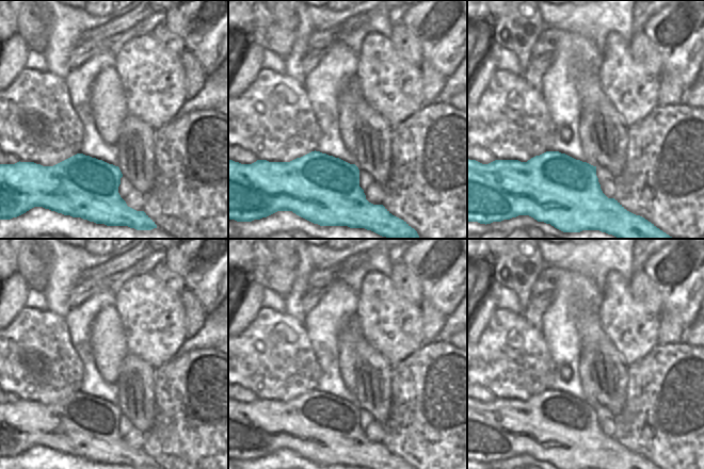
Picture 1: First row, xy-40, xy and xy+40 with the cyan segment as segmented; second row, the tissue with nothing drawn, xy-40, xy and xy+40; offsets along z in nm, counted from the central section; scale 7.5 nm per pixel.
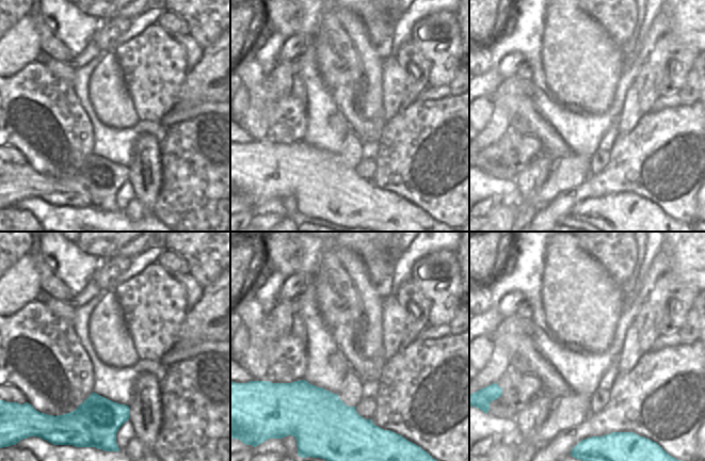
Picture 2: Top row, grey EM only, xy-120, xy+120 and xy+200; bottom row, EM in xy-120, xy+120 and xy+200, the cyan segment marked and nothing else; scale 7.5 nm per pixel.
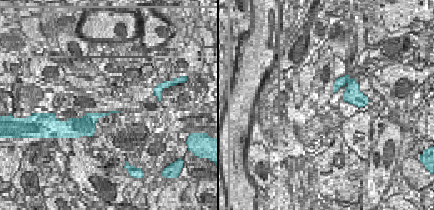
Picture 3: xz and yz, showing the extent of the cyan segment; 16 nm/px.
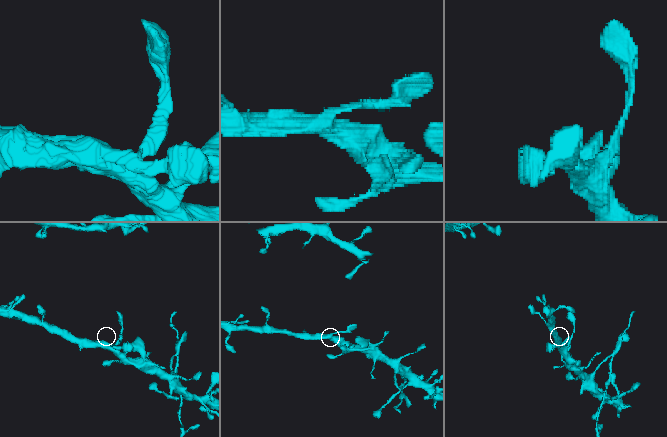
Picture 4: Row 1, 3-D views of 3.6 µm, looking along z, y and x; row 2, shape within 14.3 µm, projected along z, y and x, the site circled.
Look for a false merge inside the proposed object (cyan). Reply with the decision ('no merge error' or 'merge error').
no merge error

